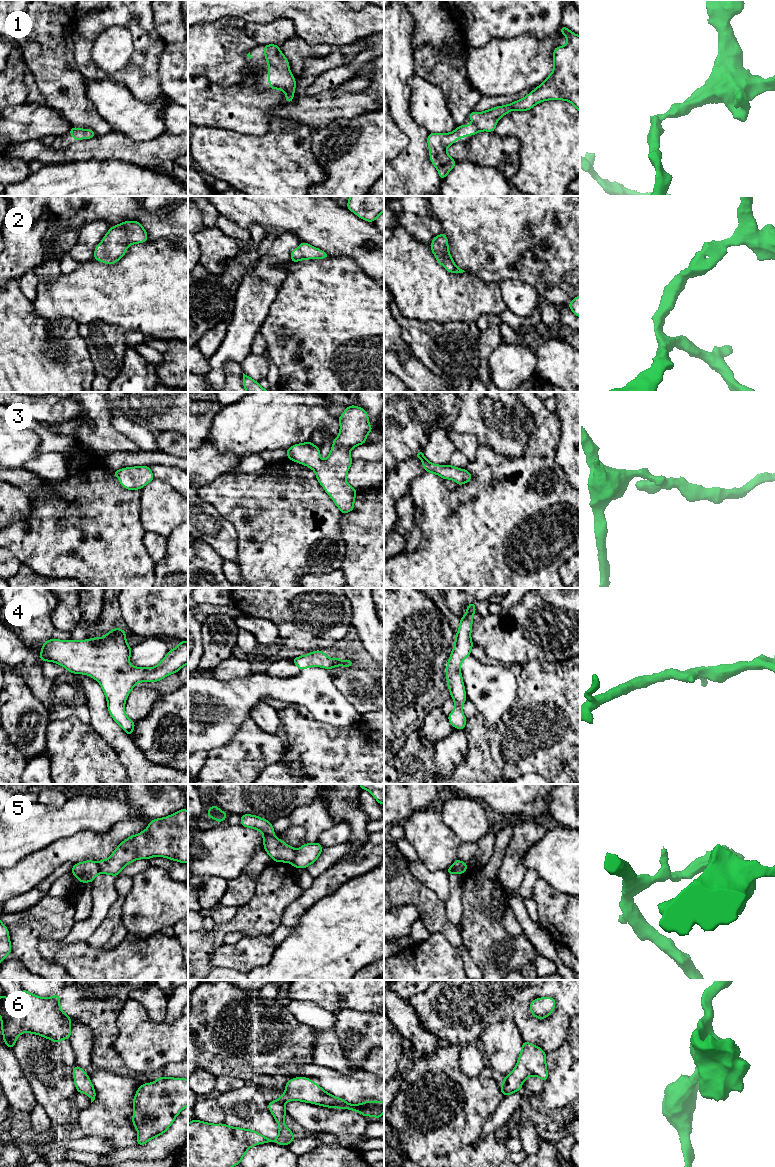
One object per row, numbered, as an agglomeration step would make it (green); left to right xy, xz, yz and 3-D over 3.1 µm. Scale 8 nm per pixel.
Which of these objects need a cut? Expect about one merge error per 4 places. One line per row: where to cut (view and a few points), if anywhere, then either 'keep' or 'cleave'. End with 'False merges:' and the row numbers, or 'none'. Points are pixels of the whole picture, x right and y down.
1: no cut; keep
2: no cut; keep
3: no cut; keep
4: no cut; keep
5: cut in xz along (296, 850), (290, 862); cleave
6: no cut; keep
False merges: 5

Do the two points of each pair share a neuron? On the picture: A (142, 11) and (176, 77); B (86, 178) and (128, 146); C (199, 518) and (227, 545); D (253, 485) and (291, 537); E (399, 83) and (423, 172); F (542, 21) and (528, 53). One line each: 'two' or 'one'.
A: two
B: two
C: one
D: one
E: one
F: two

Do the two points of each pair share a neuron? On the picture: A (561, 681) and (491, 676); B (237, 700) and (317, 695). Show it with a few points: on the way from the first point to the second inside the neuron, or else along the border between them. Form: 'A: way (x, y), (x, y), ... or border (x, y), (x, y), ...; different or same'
A: border (517, 677), (517, 694), (513, 701); different
B: way (257, 689), (297, 689); same

